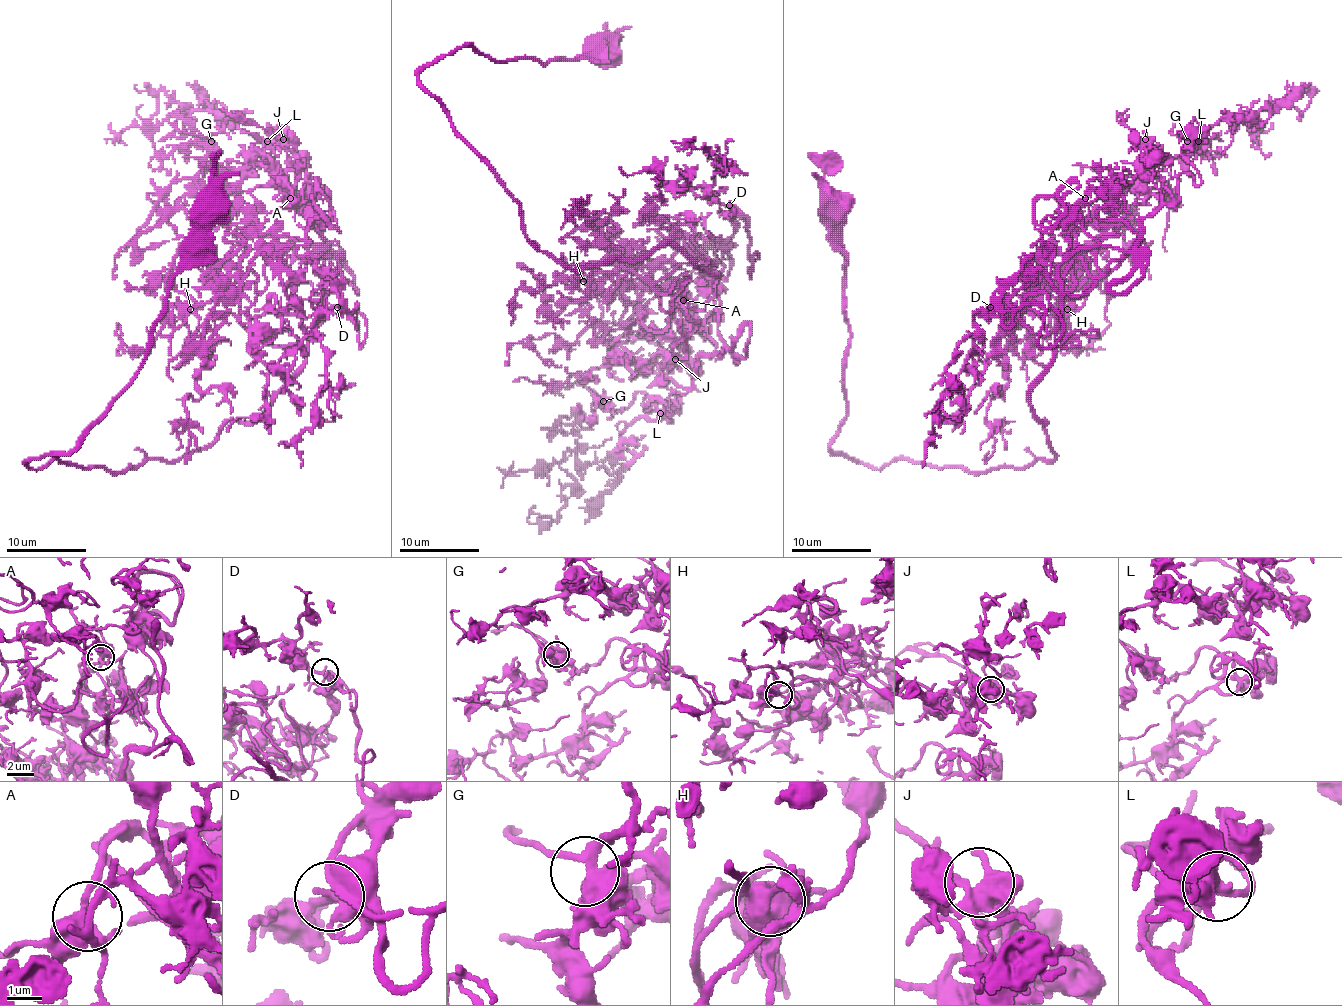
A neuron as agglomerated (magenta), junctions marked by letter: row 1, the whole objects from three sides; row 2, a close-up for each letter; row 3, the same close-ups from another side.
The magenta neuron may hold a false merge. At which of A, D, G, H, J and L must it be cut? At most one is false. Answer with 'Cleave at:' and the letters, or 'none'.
Cleave at: none

